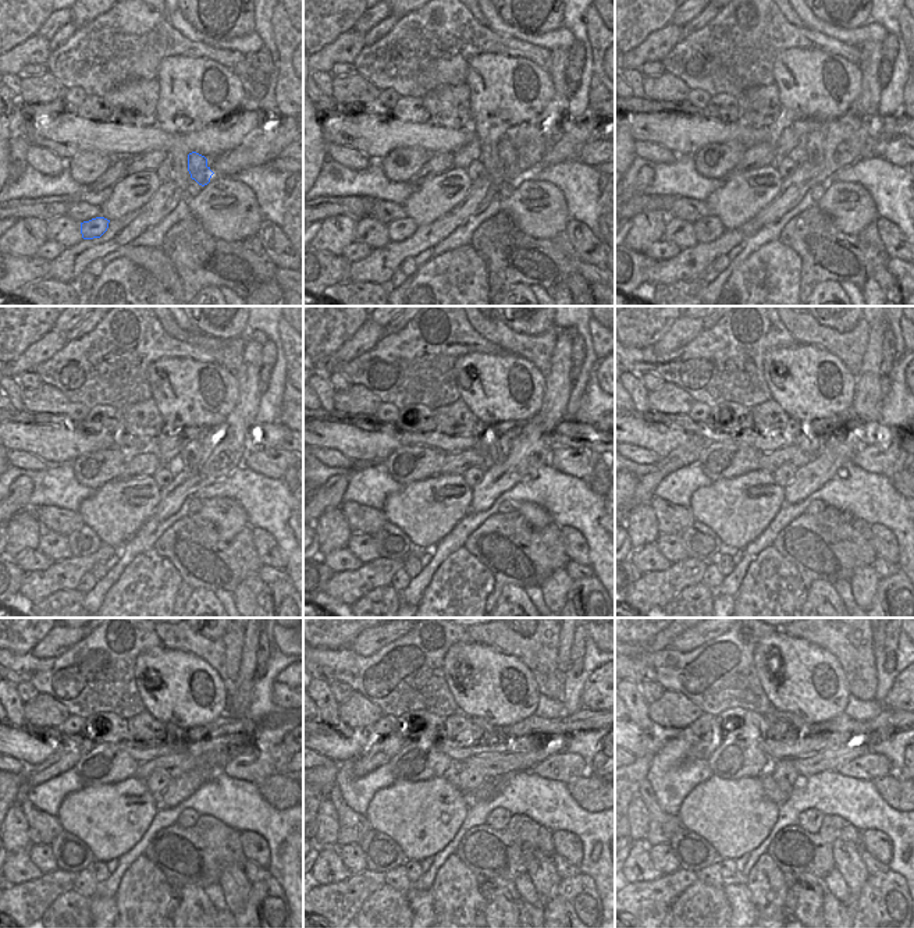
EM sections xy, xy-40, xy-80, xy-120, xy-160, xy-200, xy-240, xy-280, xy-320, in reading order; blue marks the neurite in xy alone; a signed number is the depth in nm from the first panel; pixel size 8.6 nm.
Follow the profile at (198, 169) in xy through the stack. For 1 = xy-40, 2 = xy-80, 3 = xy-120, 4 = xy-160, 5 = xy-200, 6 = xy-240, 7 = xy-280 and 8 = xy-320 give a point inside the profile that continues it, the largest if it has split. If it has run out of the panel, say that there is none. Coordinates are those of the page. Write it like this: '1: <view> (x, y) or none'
1: xy-40 (512, 173)
2: xy-80 (815, 144)
3: xy-120 (191, 454)
4: xy-160 (501, 445)
5: xy-200 (807, 440)
6: xy-240 (180, 733)
7: xy-280 (480, 722)
8: xy-320 (788, 717)

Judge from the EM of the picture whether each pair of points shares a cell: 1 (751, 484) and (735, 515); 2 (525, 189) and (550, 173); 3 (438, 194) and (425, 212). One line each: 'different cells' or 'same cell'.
1: same cell
2: different cells
3: same cell

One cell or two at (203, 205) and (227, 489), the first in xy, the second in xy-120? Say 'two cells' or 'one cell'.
two cells

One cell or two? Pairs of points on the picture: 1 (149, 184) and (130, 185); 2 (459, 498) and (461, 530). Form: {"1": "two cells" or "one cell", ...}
{"1": "one cell", "2": "two cells"}

